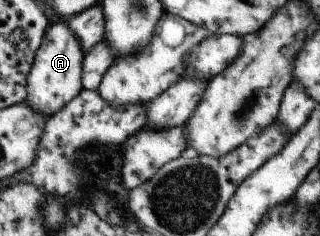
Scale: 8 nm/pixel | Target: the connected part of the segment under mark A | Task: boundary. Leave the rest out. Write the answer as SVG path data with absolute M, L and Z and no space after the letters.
M58 22L44 32L40 48L36 52L31 70L26 78L26 104L40 117L52 117L60 113L80 92L82 60L84 52L71 34L67 22Z

